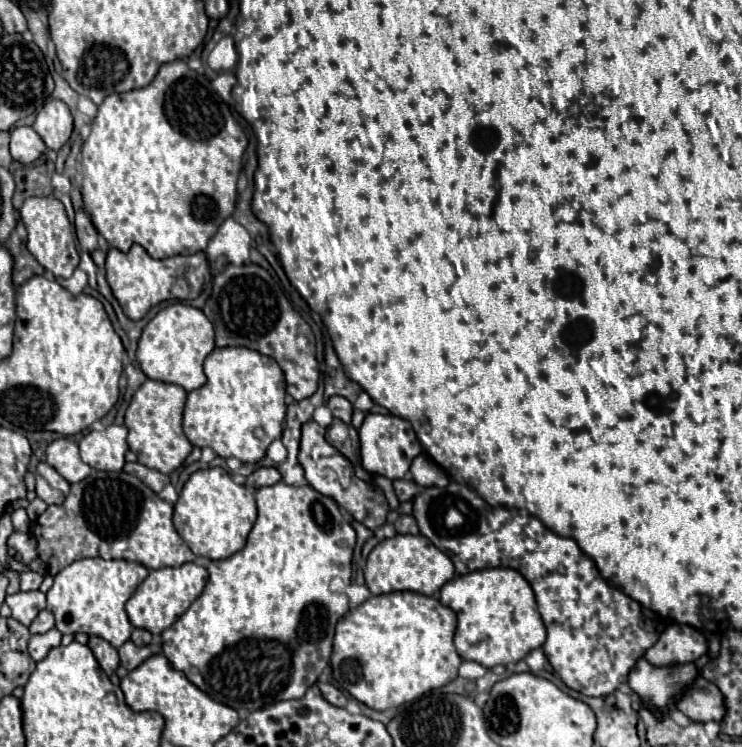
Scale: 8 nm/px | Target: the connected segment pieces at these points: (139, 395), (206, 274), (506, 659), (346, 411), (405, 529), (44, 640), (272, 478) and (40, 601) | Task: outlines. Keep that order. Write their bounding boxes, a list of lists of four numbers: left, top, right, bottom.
[[126,379,192,473],[106,245,210,319],[440,567,546,669],[328,397,352,423],[396,515,418,535],[28,629,62,661],[246,467,282,489],[6,591,46,627]]

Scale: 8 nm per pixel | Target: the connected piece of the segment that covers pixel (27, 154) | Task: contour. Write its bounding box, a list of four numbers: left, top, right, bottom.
[10,125,46,165]

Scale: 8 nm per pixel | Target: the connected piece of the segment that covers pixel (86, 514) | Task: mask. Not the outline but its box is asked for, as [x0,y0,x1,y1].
[36,471,196,577]

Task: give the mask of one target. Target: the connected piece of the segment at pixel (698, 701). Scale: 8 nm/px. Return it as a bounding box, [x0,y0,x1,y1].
[676,677,724,723]

